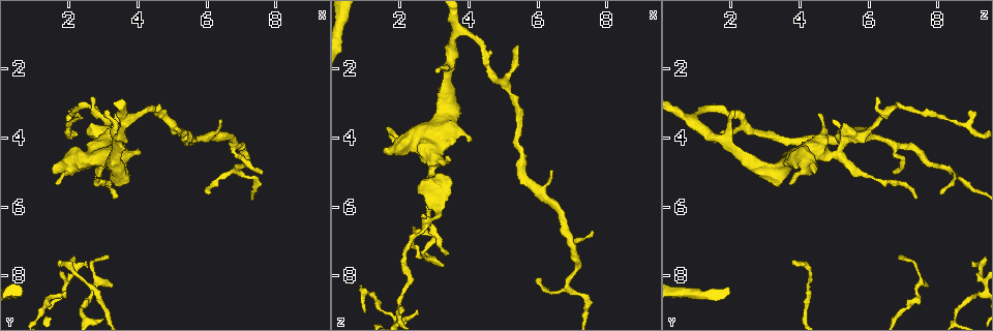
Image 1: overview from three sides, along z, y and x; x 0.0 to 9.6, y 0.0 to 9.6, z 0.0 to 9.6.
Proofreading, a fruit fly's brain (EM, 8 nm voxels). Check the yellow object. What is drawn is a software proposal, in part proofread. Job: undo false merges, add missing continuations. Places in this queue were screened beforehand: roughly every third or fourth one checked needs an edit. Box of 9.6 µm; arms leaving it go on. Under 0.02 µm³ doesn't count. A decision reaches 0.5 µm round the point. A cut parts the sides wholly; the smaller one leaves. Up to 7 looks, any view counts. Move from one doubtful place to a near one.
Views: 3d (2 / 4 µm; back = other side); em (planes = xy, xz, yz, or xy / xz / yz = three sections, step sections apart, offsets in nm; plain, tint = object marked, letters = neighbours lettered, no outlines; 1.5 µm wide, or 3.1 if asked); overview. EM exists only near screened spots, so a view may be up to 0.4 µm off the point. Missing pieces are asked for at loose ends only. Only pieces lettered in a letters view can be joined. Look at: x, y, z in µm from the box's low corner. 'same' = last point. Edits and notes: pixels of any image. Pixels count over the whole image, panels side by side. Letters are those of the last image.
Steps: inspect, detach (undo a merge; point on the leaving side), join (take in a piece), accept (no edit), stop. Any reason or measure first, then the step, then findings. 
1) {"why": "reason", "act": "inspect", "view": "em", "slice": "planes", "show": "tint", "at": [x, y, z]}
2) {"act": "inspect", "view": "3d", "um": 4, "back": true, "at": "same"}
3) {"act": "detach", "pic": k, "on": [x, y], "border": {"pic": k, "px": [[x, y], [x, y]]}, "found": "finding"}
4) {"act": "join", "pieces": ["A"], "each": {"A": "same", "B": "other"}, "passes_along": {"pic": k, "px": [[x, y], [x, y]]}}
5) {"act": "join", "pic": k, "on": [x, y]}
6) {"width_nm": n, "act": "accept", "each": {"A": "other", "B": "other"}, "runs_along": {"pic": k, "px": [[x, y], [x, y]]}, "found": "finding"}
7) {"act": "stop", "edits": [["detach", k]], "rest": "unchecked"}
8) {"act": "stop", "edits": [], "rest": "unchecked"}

{"why": "branch stops here", "act": "inspect", "view": "3d", "um": 2, "at": [6.40, 3.45, 5.00]}

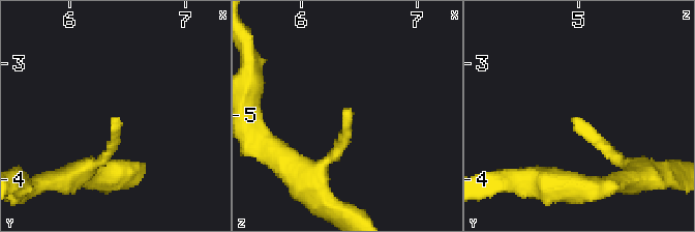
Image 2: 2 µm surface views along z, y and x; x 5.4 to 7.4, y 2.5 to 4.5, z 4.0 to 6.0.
{"act": "inspect", "view": "em", "slice": "planes", "show": "letters", "at": [6.42, 3.48, 4.92]}

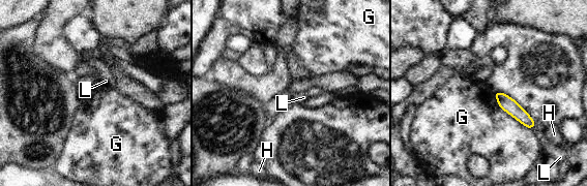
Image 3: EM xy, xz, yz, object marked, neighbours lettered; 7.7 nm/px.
{"act": "accept", "each": {"G": "other", "H": "other", "L": "other"}, "found": "none of them fits"}

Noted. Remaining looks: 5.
{"why": "free end", "act": "inspect", "view": "em", "slice": "xz", "step": 4, "show": "tint", "at": [2.50, 3.90, 5.55]}

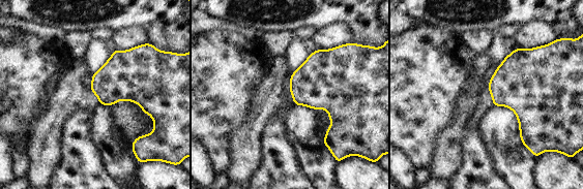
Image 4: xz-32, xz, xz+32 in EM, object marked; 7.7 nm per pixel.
{"why": "cut it another way", "act": "inspect", "view": "em", "slice": "planes", "show": "letters", "at": "same"}

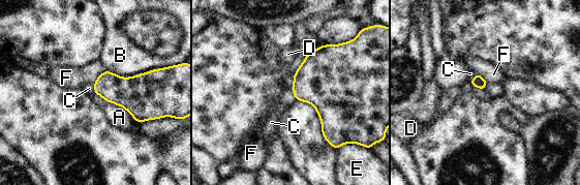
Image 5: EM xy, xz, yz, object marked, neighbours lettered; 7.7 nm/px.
{"act": "accept", "each": {"A": "other", "B": "other", "C": "other", "D": "other", "E": "other", "F": "other"}, "border": {"pic": 5, "px": [[292, 90], [296, 99]]}, "found": "none of them fits"}

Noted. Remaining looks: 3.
{"why": "thin end", "act": "inspect", "view": "em", "slice": "yz", "step": 4, "show": "letters", "at": [2.50, 7.65, 8.95]}

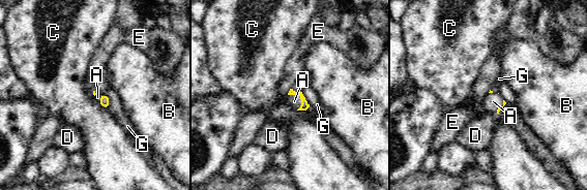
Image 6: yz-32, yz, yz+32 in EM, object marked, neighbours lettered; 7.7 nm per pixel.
{"act": "join", "pieces": ["A"], "each": {"A": "same", "B": "other", "C": "other", "D": "other", "E": "other", "G": "other"}, "passes_along": {"pic": 6, "px": [[304, 105], [300, 98], [294, 101]]}, "found": "it goes on there"}

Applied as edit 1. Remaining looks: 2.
{"act": "stop", "edits": [["join", 6]], "rest": "unchecked"}

